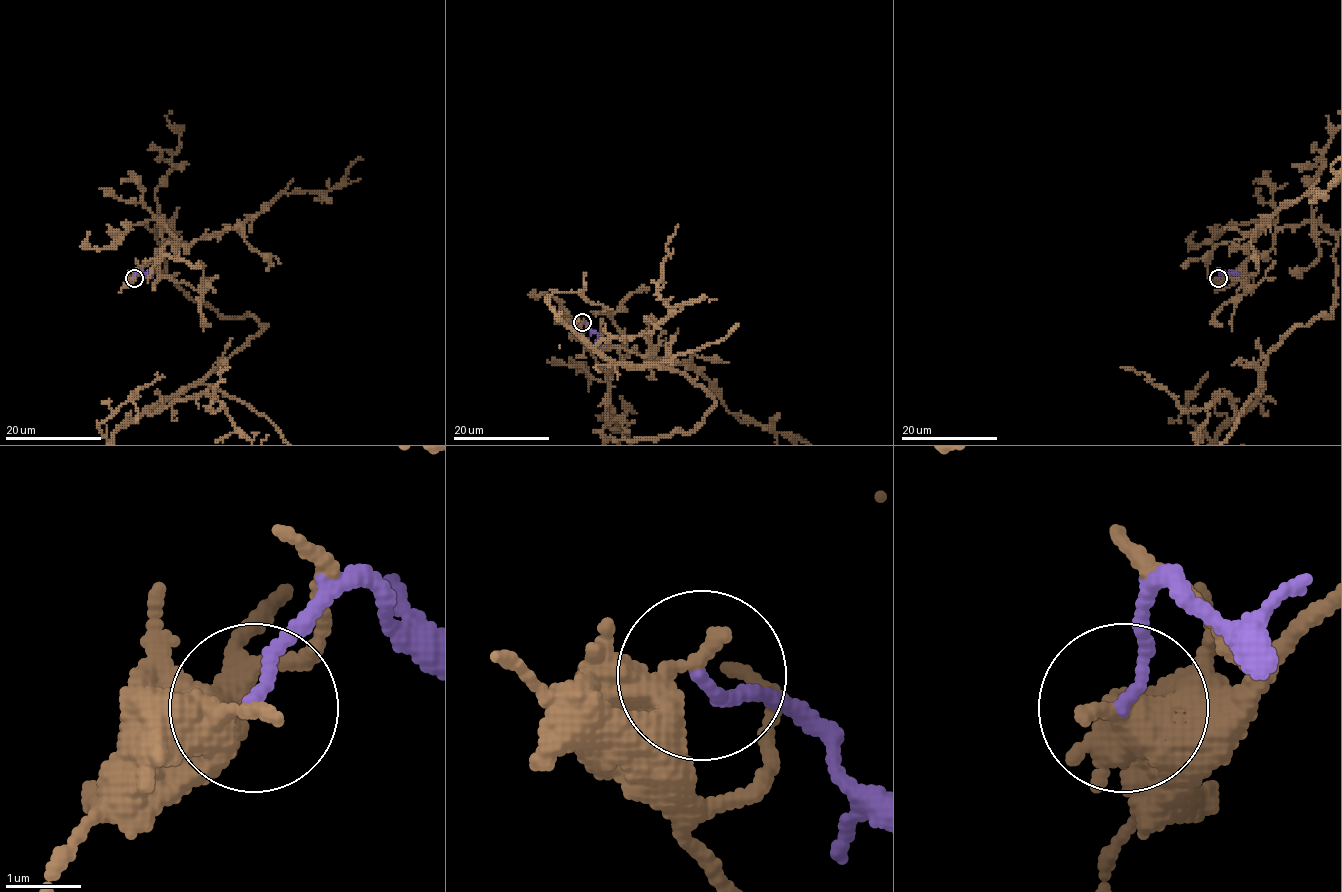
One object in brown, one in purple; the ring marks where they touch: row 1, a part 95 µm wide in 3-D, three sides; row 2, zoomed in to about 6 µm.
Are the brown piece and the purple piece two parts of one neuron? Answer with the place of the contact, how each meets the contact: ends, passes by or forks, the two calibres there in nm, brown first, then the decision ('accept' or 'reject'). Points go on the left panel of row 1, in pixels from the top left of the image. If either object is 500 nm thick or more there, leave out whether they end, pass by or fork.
at (134, 278); brown ends there; purple ends there; 420 nm thick on the brown side, 160 nm on the other; reject

